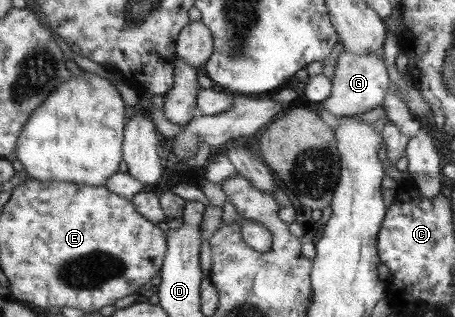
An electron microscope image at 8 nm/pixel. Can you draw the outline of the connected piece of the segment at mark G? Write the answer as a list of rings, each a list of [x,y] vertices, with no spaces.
[[[344,49],[338,57],[336,66],[331,95],[325,101],[321,101],[323,107],[336,117],[352,116],[353,114],[359,116],[361,113],[379,107],[386,99],[385,95],[389,91],[389,71],[385,65],[384,52],[352,54]]]

